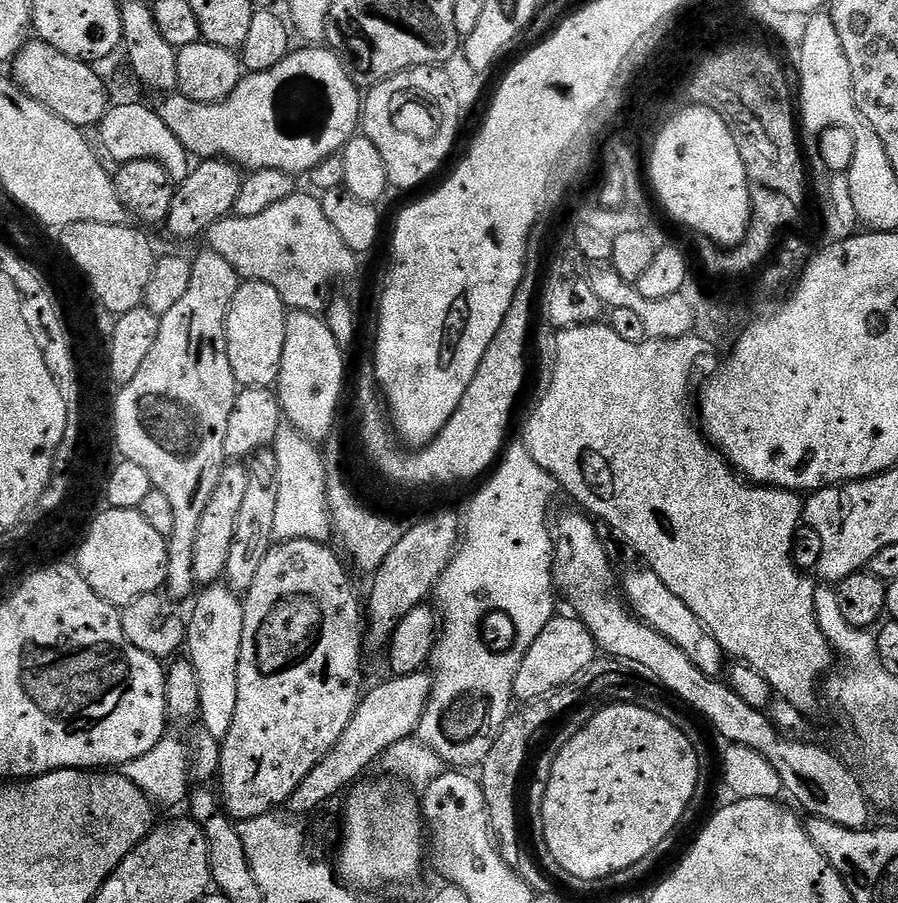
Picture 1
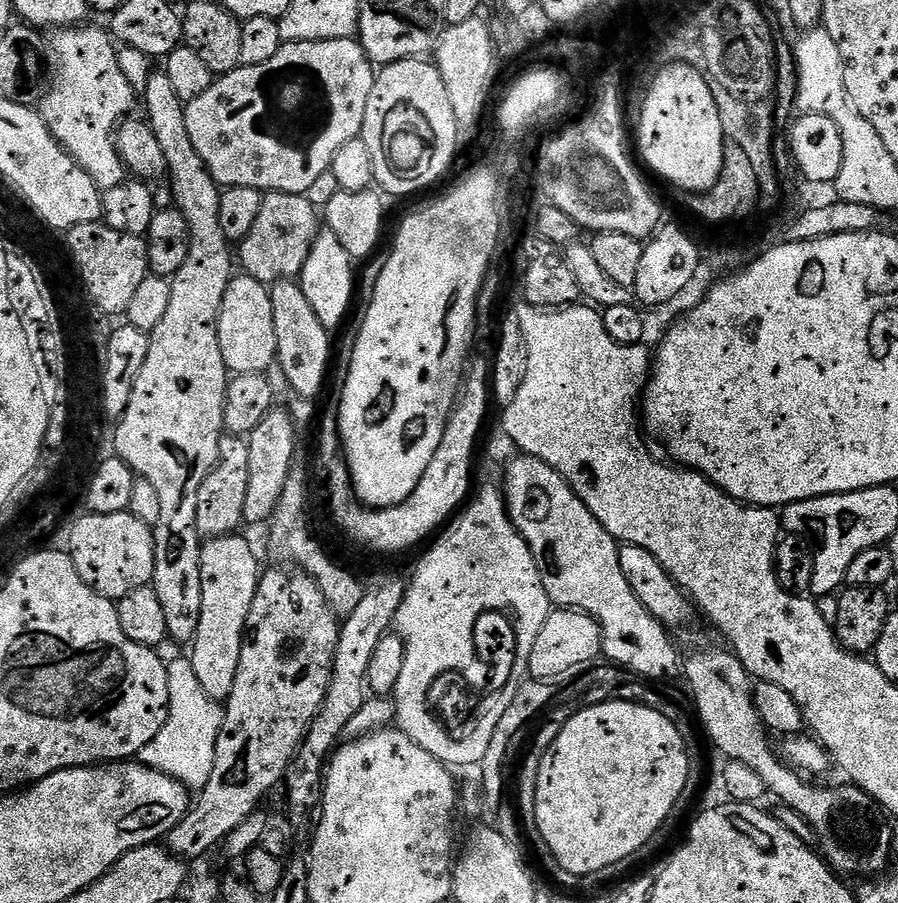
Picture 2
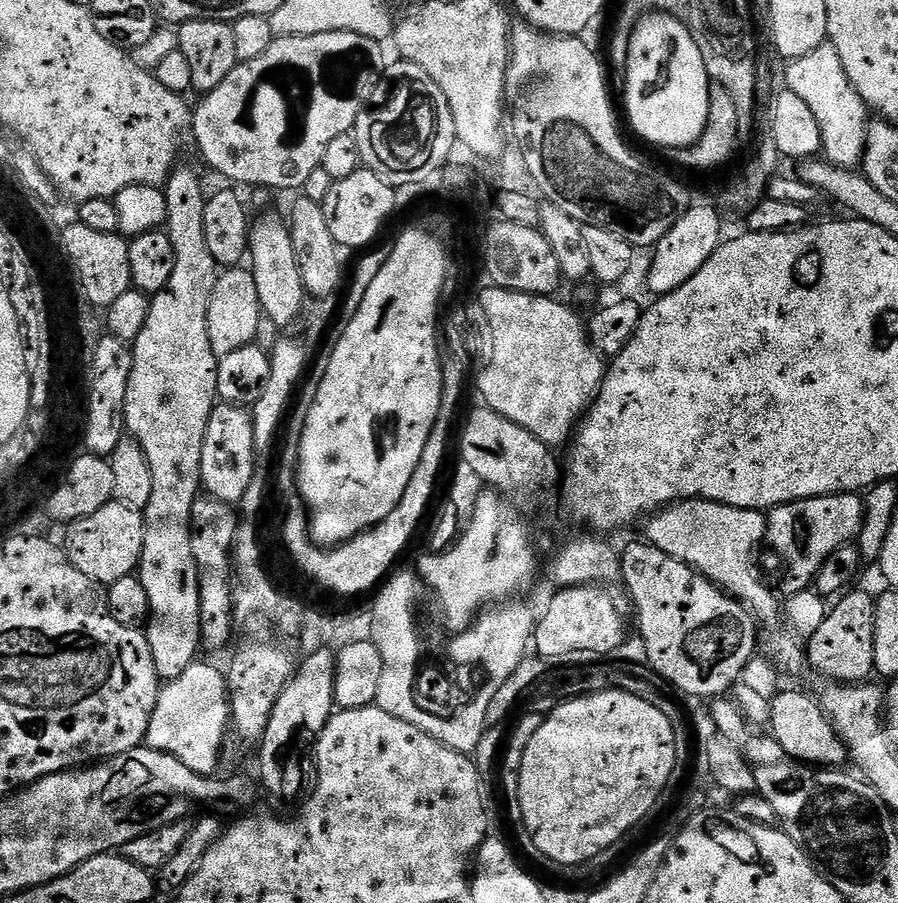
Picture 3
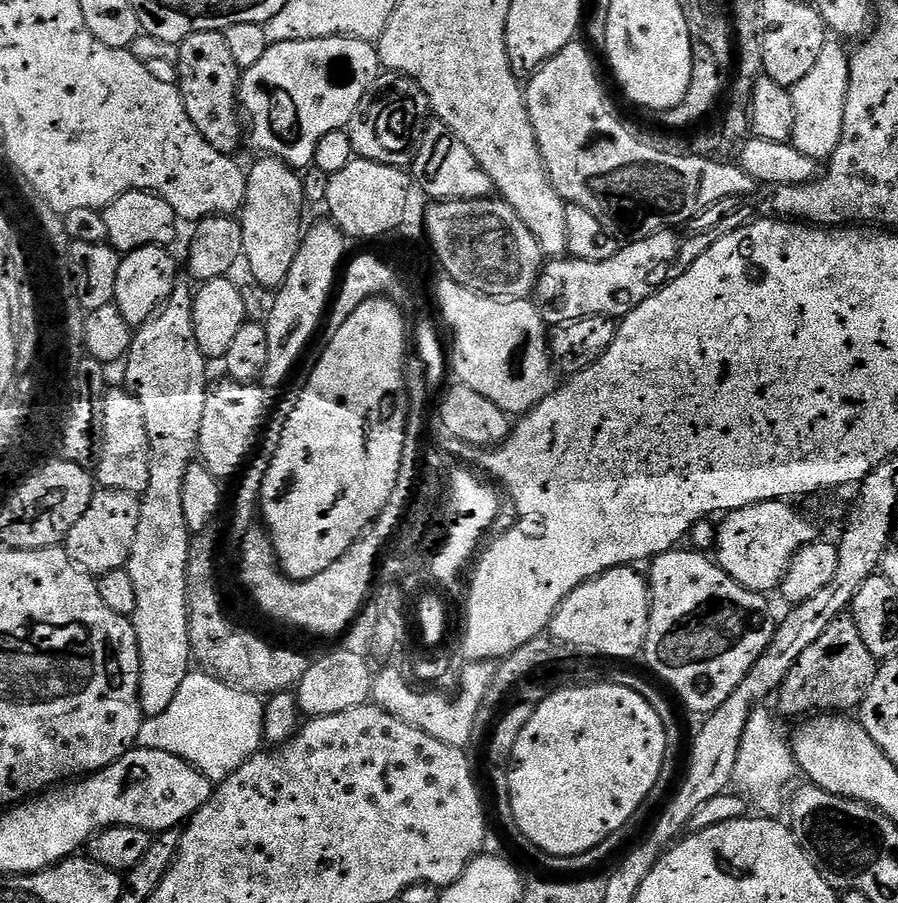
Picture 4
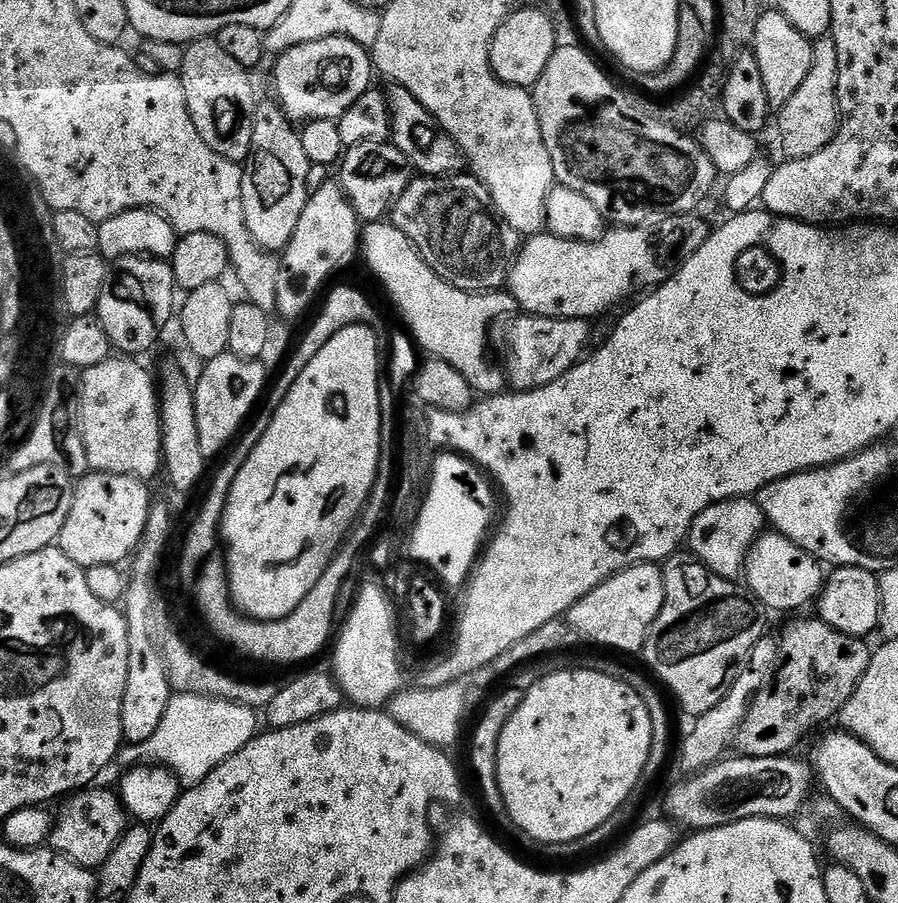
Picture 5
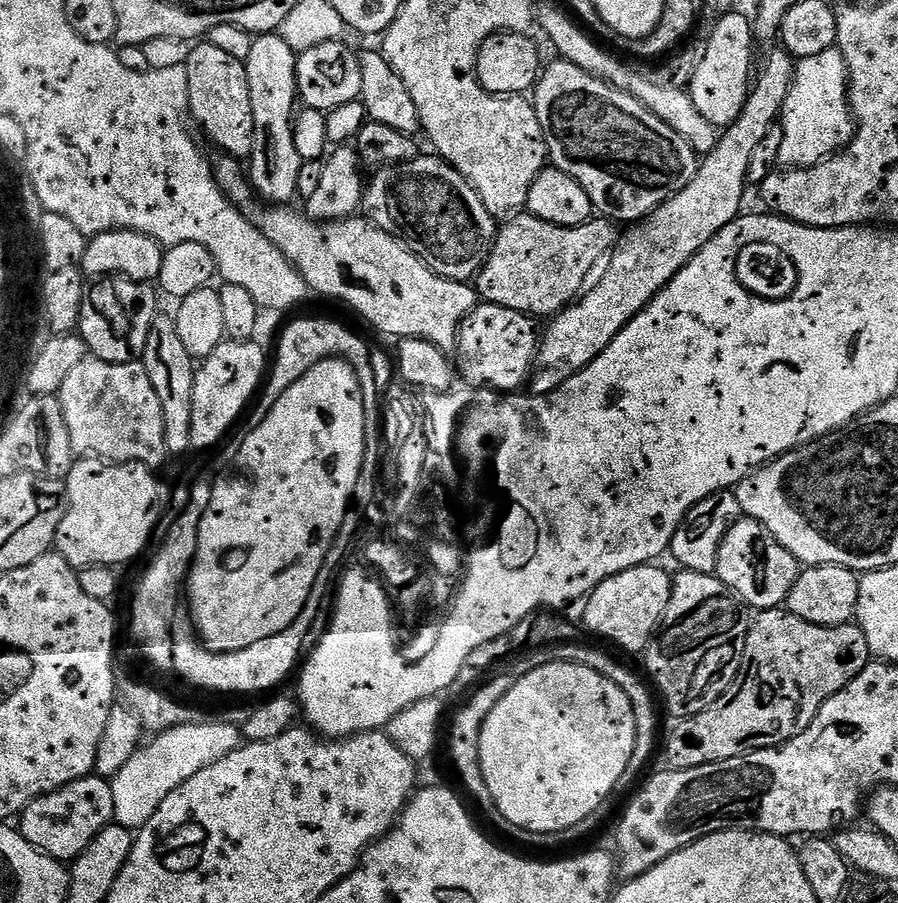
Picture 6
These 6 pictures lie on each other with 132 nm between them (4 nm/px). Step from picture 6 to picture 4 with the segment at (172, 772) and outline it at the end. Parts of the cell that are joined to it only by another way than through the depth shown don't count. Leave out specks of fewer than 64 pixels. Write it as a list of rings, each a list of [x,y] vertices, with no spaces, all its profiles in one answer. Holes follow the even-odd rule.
[[[192,670],[186,682],[178,686],[170,707],[162,714],[147,717],[140,725],[136,744],[174,754],[197,768],[206,779],[219,782],[261,751],[265,743],[264,706],[261,697],[234,690],[203,670]]]

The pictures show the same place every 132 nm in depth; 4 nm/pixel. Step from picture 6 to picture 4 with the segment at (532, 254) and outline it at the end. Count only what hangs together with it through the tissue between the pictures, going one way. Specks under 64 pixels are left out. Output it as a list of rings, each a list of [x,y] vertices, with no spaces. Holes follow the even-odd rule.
[[[714,226],[708,232],[689,235],[689,240],[683,240],[681,233],[676,230],[665,230],[650,234],[650,238],[633,240],[617,247],[616,253],[602,262],[586,262],[585,260],[574,260],[571,258],[552,258],[540,269],[540,276],[536,279],[534,289],[534,303],[540,309],[541,316],[552,326],[563,326],[571,320],[580,320],[583,316],[611,316],[613,318],[623,318],[629,312],[646,302],[646,298],[653,296],[661,286],[669,280],[678,278],[694,263],[708,247],[718,238],[726,238],[720,228]]]

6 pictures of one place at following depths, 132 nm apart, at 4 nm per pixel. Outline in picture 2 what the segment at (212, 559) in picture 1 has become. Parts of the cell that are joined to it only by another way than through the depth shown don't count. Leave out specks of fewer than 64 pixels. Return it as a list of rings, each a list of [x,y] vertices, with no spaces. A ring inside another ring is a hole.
[[[235,434],[221,435],[216,467],[209,468],[208,476],[202,482],[202,490],[198,490],[196,529],[200,531],[201,537],[226,536],[235,533],[239,529],[236,527],[245,523],[246,486],[250,486],[250,450],[248,449],[247,439]]]

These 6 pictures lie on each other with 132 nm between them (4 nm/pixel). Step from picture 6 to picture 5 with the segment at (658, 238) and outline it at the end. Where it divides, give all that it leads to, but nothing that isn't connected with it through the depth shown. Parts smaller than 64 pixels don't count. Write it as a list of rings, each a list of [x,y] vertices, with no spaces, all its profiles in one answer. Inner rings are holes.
[[[775,10],[761,11],[750,48],[758,62],[758,70],[762,70],[762,86],[766,86],[768,105],[773,110],[784,108],[786,102],[794,98],[798,86],[806,82],[812,65],[812,45],[813,41],[794,30],[783,14]]]

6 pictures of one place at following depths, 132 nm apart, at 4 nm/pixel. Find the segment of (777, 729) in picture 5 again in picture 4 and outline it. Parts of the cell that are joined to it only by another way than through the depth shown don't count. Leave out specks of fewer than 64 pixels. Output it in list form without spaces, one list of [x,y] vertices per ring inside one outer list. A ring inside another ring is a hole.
[[[841,618],[826,626],[826,634],[809,646],[798,658],[778,689],[780,708],[788,716],[808,718],[813,714],[848,714],[859,709],[876,677],[878,661],[870,654],[850,618]]]

